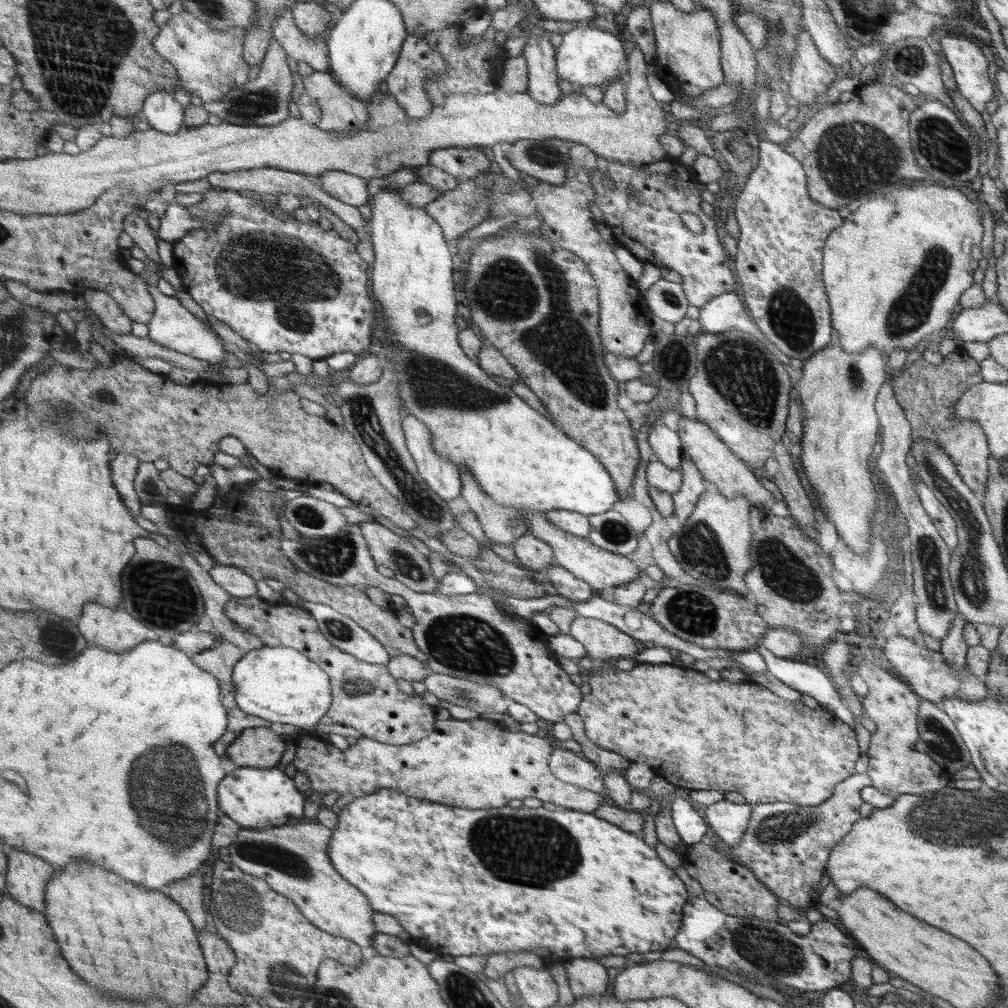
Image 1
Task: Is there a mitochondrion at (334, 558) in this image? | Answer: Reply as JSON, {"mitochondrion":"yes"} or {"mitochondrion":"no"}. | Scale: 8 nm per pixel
{"mitochondrion":"yes"}

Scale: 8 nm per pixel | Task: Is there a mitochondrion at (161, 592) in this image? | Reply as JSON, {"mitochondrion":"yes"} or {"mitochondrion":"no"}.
{"mitochondrion":"yes"}

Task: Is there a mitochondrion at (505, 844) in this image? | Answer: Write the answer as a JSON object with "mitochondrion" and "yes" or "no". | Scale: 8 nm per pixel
{"mitochondrion":"yes"}

